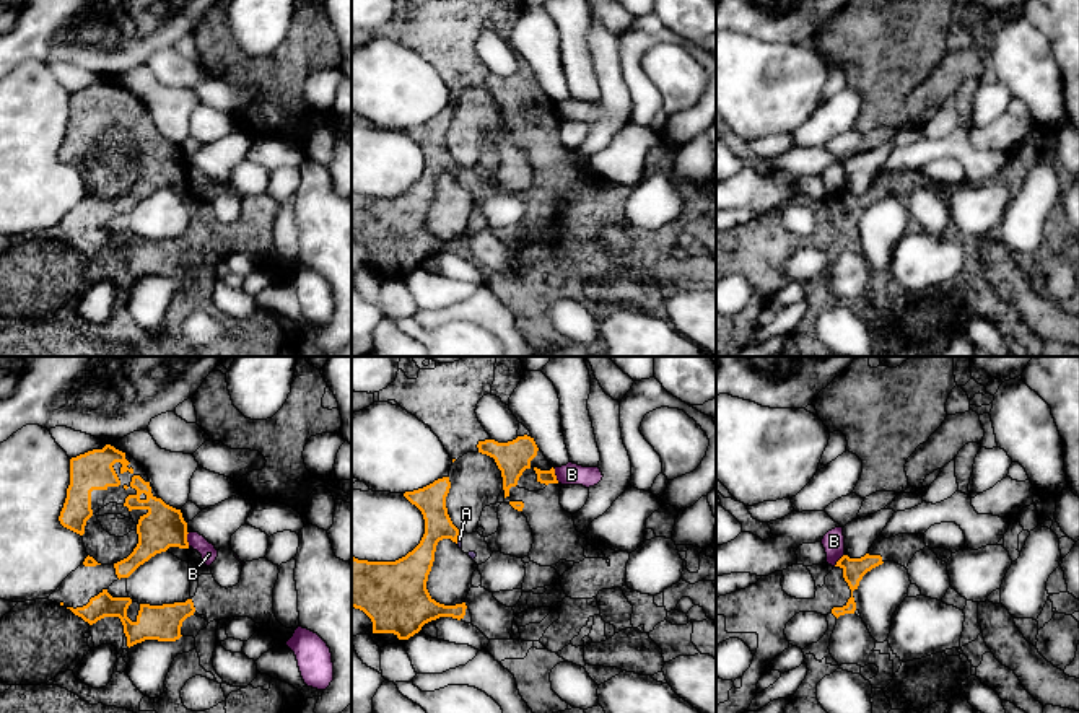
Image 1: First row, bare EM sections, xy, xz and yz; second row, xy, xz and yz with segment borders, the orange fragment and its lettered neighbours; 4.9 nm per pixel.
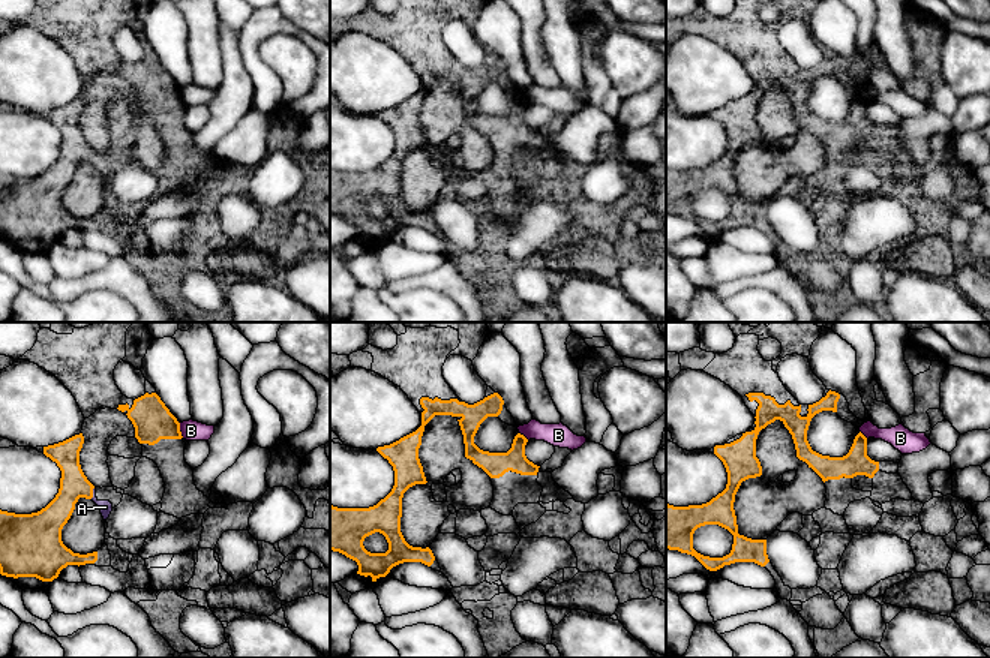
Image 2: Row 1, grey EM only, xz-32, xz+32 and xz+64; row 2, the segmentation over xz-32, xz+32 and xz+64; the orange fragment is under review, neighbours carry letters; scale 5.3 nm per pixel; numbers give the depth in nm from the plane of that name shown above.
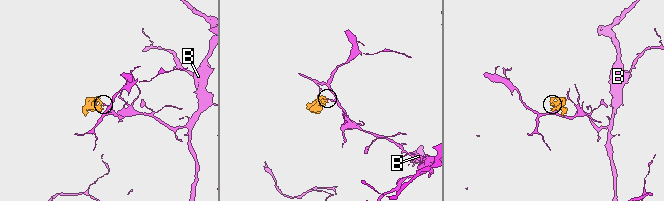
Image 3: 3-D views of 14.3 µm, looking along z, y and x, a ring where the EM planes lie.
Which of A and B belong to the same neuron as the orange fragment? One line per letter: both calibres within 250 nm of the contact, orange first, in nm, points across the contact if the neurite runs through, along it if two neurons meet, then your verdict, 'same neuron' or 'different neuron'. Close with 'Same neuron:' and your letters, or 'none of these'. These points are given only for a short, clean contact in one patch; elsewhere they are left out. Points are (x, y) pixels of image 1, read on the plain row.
A: calibres 150 and 30 nm; same neuron
B: calibres 220 and 80 nm; border xy (189, 168), (187, 181); different neuron
Same neuron: A

